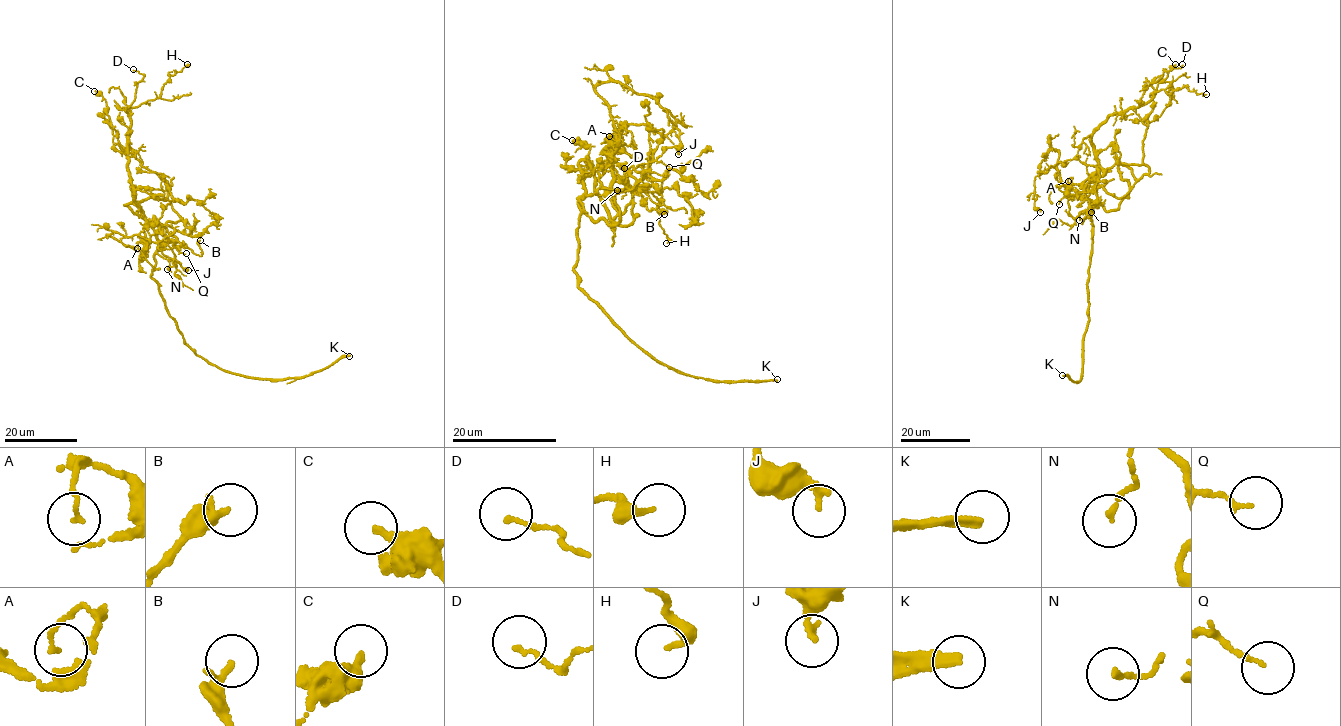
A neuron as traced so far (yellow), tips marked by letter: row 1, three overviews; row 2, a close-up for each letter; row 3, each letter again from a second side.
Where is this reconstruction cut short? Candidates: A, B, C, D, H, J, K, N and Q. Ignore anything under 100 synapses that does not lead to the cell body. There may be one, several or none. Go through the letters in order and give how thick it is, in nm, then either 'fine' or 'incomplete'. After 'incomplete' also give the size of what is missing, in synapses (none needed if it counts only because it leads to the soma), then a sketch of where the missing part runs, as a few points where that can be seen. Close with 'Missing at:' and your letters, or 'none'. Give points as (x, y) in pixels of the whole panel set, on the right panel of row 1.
A: calibre 120 nm; fine
B: calibre 280 nm; fine
C: calibre 280 nm; fine
D: calibre 120 nm; fine
H: calibre 200 nm; fine
J: calibre 190 nm; fine
K: calibre 240 nm; incomplete; course (1062, 375), (1047, 380), (1039, 372), (1036, 348), (1045, 321), (1034, 308), (1028, 303), (1022, 303), (1003, 315)
N: calibre 130 nm; fine
Q: calibre 100 nm; fine
Missing at: K

